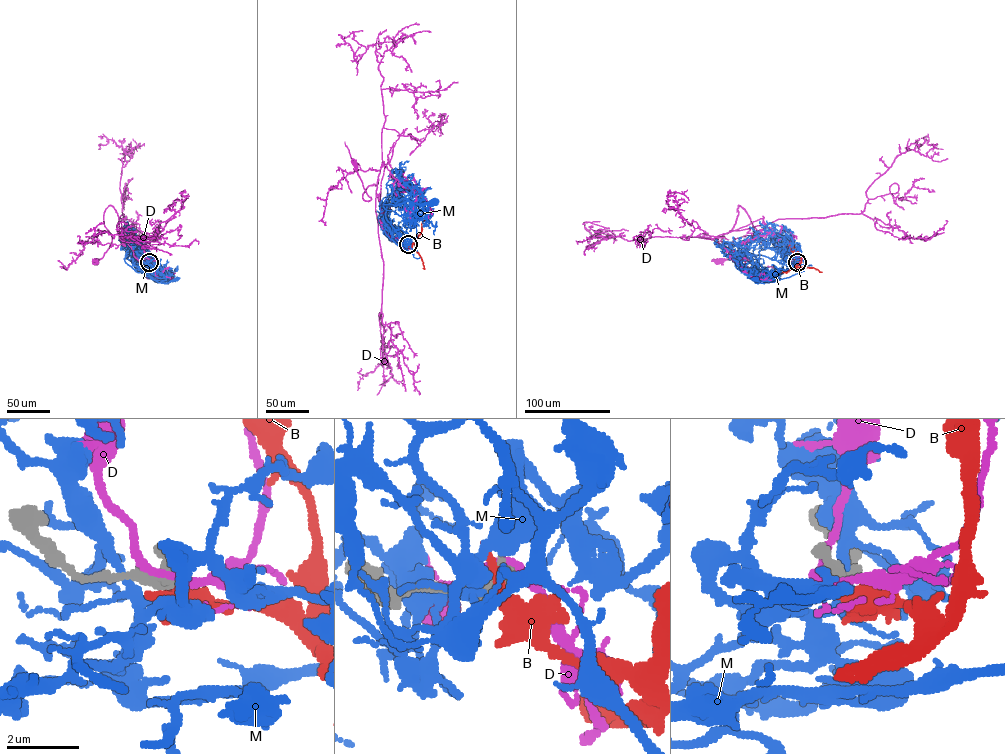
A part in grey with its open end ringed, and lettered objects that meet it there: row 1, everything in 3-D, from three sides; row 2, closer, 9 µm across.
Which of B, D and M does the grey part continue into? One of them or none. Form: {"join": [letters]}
{"join": []}

